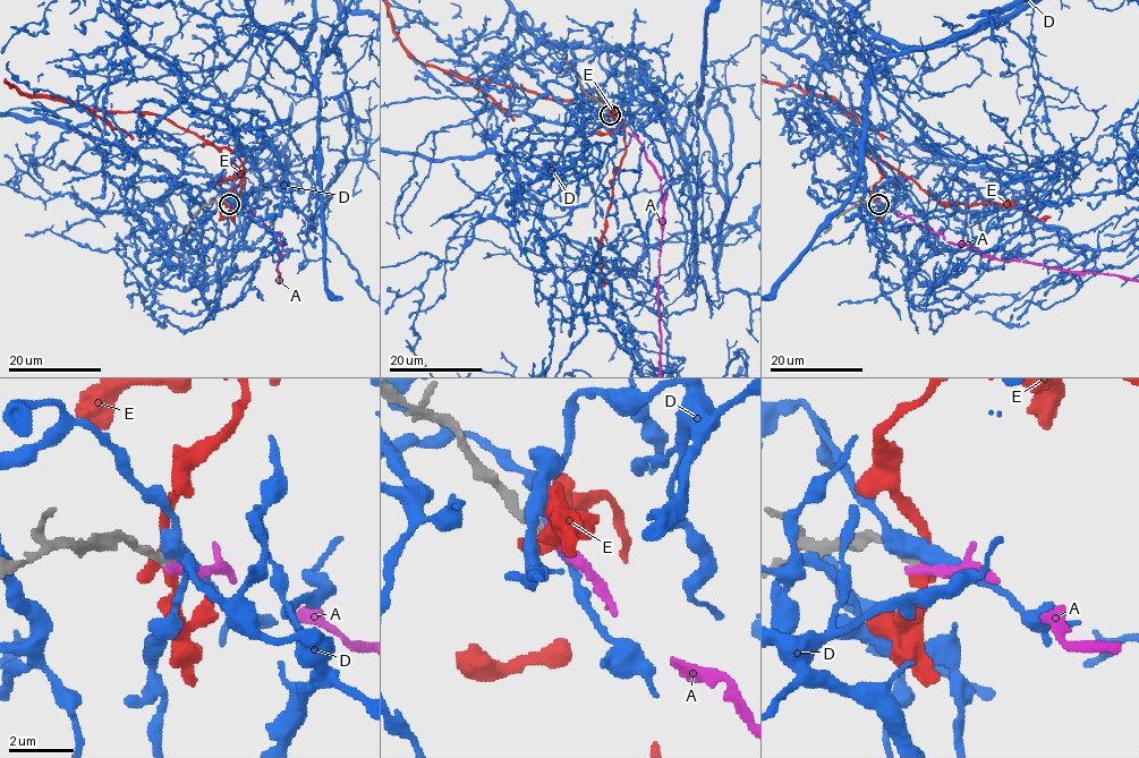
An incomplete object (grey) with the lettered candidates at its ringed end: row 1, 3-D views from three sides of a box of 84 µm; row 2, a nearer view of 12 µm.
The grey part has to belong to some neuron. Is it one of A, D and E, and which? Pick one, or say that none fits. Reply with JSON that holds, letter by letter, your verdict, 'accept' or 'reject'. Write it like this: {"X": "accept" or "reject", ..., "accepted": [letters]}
{"A": "accept", "D": "reject", "E": "reject", "accepted": ["A"]}

